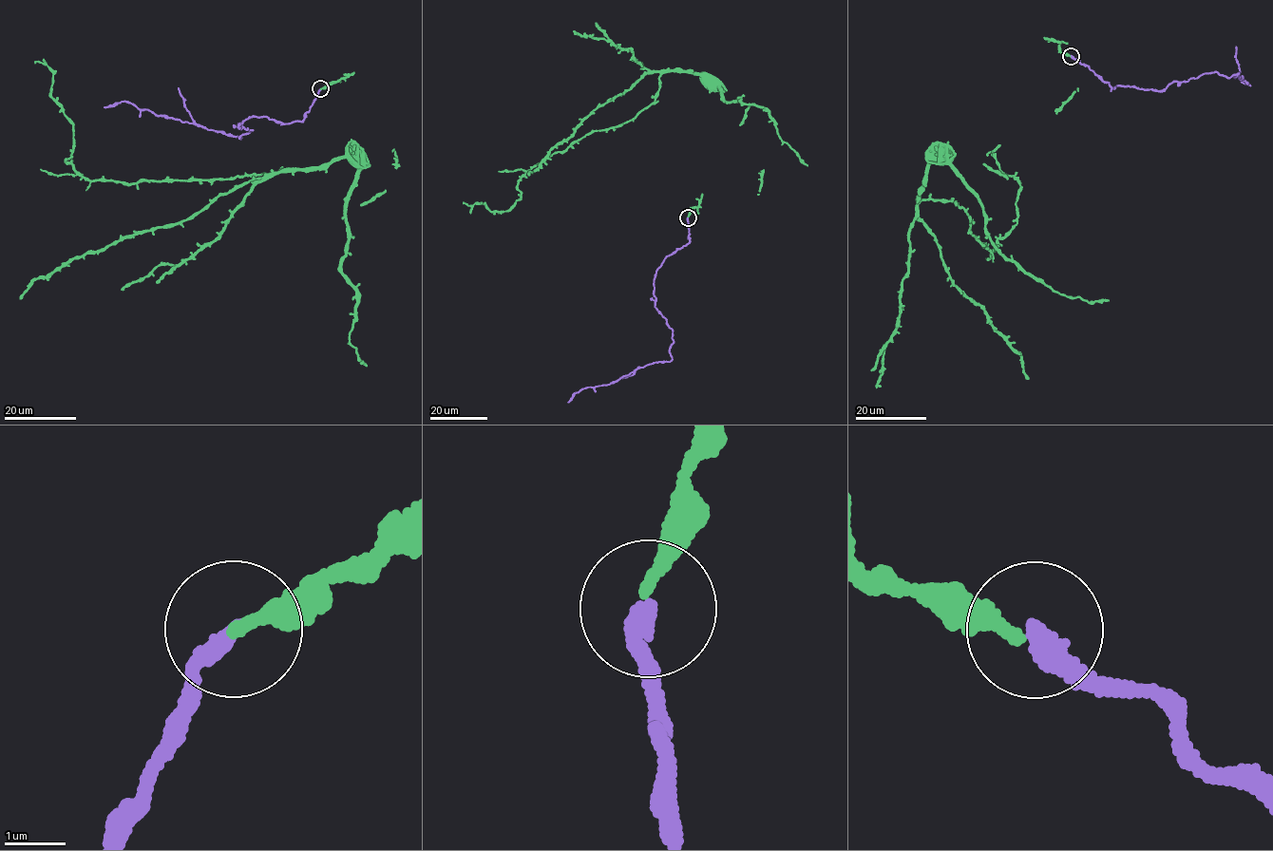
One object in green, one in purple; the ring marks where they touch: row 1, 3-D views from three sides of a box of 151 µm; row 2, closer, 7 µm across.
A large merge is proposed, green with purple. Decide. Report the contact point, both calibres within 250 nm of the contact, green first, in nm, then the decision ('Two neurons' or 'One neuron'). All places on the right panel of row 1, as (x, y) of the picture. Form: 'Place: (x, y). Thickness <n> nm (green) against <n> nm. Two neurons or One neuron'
Place: (1071, 56). Thickness 200 nm (green) against 360 nm. Two neurons

